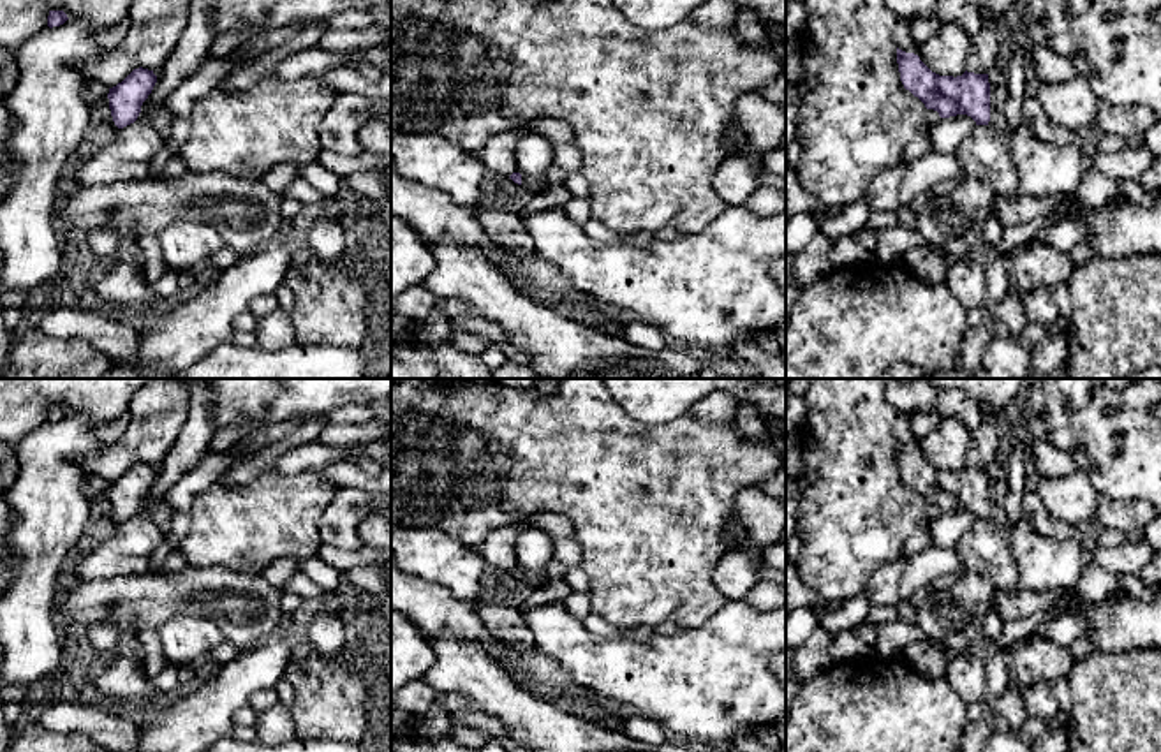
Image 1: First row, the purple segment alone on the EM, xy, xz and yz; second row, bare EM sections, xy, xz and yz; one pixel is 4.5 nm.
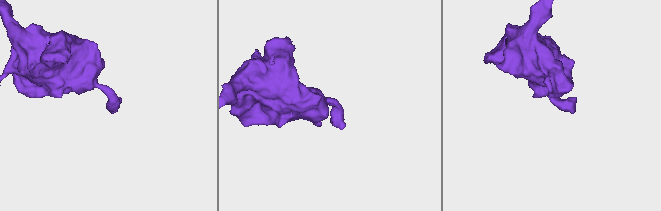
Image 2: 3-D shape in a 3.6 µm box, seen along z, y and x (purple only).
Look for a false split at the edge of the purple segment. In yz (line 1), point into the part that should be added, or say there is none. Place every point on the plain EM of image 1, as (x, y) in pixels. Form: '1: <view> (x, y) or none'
1: none

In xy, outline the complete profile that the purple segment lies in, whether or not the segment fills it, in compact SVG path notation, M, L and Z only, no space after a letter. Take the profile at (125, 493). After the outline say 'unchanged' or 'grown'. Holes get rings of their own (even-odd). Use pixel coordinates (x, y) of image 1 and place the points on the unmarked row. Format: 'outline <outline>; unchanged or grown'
outline M134 463L122 477L109 483L109 504L118 523L134 518L141 507L143 497L152 488L157 470L148 463Z; unchanged

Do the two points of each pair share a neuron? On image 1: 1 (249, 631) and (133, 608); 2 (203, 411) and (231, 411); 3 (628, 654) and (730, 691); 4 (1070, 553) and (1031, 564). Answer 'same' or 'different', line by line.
1: same
2: different
3: same
4: same

